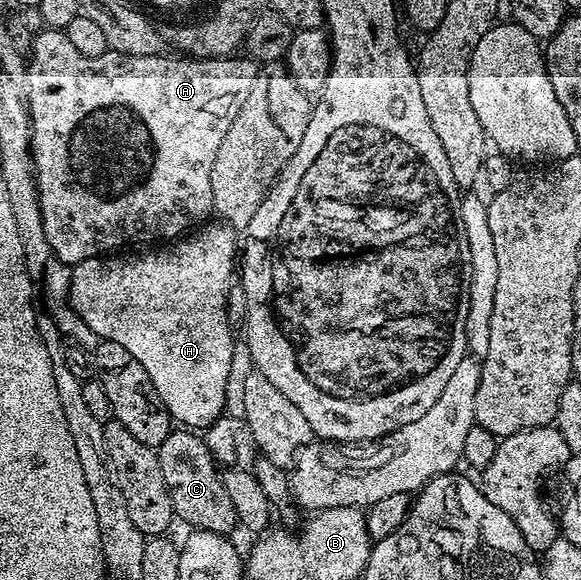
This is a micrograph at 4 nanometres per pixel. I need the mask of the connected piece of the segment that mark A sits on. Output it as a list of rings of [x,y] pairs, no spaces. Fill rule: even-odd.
[[[45,29],[35,32],[32,36],[32,50],[26,63],[26,106],[32,128],[32,165],[36,173],[36,197],[40,202],[42,229],[52,255],[68,263],[67,265],[75,265],[105,253],[115,252],[112,251],[115,247],[124,247],[127,243],[152,245],[157,241],[175,241],[191,232],[197,225],[203,224],[213,214],[210,169],[214,165],[218,145],[222,145],[230,125],[234,125],[234,117],[238,117],[238,109],[242,109],[246,97],[250,94],[250,85],[254,85],[258,67],[248,57],[194,59],[168,54],[120,55],[116,51],[108,51],[102,57],[82,57],[82,53],[78,53],[78,49],[70,45],[70,37],[63,30]]]

